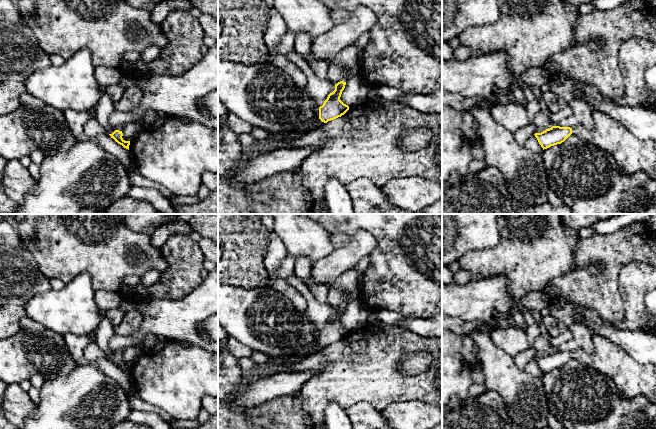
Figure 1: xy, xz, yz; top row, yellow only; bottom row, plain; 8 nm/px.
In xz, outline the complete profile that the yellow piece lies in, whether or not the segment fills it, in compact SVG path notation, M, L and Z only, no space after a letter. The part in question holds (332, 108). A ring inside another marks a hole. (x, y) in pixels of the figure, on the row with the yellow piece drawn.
M356 43L344 48L327 62L329 65L339 65L344 71L344 78L335 84L335 90L328 95L323 105L319 107L319 119L322 122L327 123L341 117L349 110L349 106L344 104L340 97L348 76L359 75L362 62L363 49L357 46Z

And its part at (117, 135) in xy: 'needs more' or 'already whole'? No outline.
needs more

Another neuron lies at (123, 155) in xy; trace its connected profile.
M99 134L94 141L104 150L113 154L117 160L126 168L127 172L136 171L131 152L118 144L109 134Z

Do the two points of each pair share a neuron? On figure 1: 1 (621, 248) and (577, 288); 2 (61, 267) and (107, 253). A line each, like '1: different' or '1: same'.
1: same
2: same

